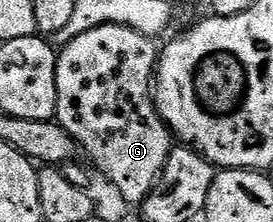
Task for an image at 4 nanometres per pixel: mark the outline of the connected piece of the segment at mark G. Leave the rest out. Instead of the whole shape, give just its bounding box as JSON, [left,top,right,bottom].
[54,24,174,206]

